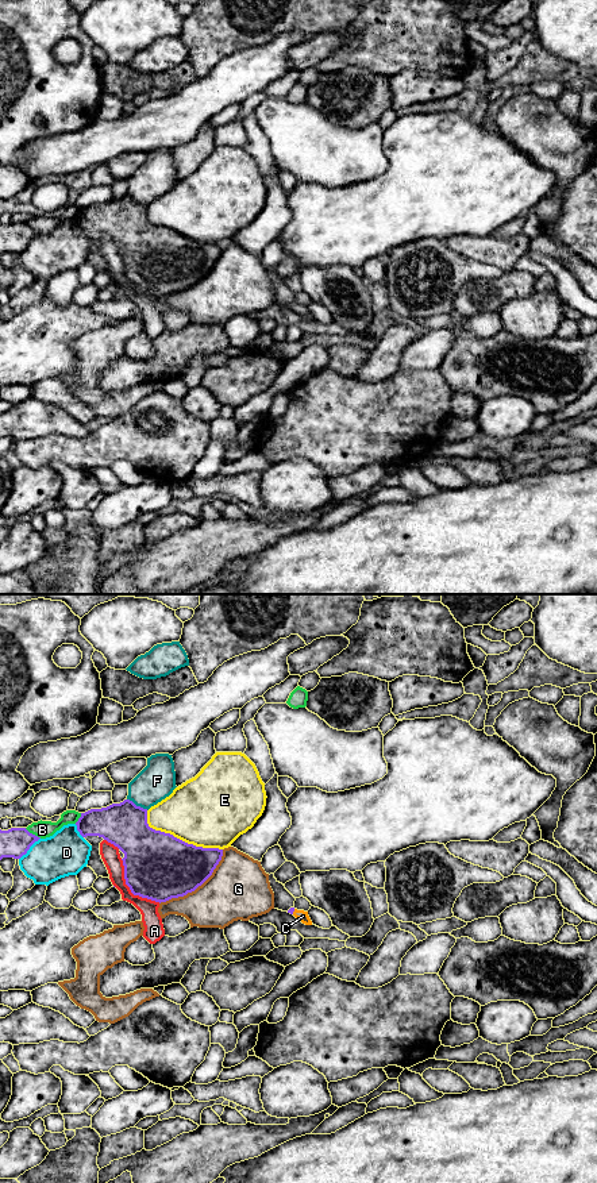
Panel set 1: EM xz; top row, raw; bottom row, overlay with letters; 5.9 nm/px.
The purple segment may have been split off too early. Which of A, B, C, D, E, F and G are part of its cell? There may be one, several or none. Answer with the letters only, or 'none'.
C

